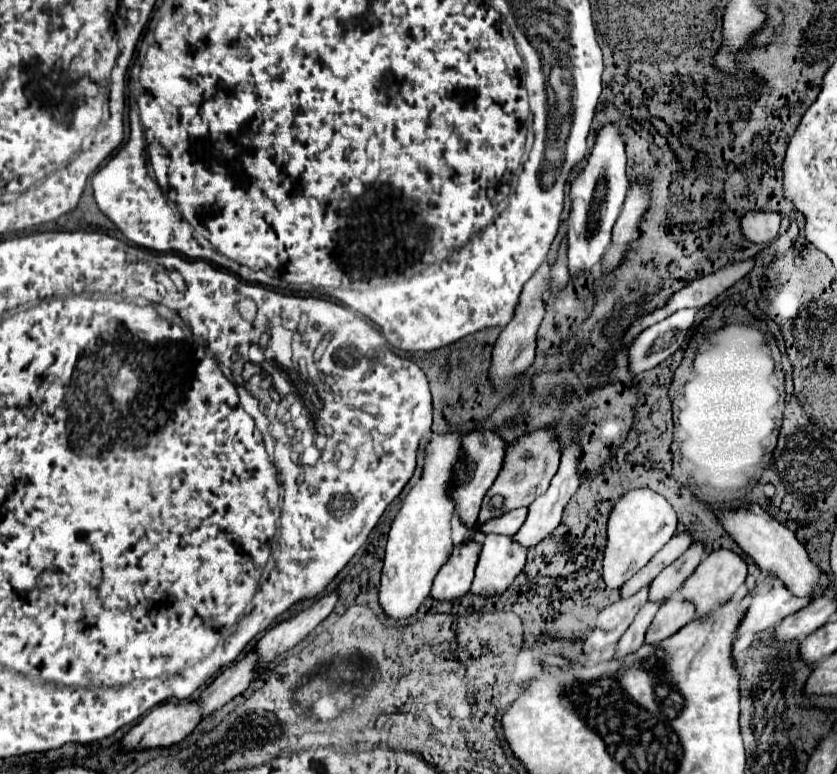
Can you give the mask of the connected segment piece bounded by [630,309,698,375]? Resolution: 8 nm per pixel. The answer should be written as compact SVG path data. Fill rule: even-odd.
M680 309L664 321L642 331L630 347L630 371L634 375L656 367L684 343L698 309Z

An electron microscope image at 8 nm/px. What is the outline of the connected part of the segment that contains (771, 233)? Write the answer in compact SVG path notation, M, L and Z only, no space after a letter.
M748 211L740 219L740 227L752 243L772 243L778 237L781 219L780 212Z

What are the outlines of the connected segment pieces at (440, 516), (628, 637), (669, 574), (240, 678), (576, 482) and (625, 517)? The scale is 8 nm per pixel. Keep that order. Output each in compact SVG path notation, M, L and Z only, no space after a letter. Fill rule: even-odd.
M456 431L434 435L424 457L424 471L414 489L408 493L402 509L398 511L392 529L388 533L382 583L380 583L380 607L392 621L410 619L418 613L420 605L428 599L430 587L442 563L450 557L454 547L450 539L450 523L454 517L454 503L450 503L446 489L452 483L452 465L460 453L460 439Z
M646 603L646 605L638 611L638 615L636 615L634 621L632 621L632 625L626 629L626 633L622 635L622 639L620 639L618 645L616 645L616 655L614 655L616 659L626 657L626 655L638 651L638 647L642 647L646 629L650 627L650 623L652 623L658 607L660 607L658 603Z
M694 543L684 551L682 557L678 557L672 565L668 565L652 583L650 583L650 595L648 601L668 601L682 585L684 581L694 573L698 563L702 561L702 545Z
M250 651L244 659L236 661L234 665L230 665L228 669L224 669L204 691L202 695L196 699L200 711L202 711L202 719L210 717L212 713L216 713L218 709L222 709L228 701L232 701L234 697L242 695L252 679L252 667L254 667L256 655L254 651Z
M570 445L564 449L562 453L562 459L560 459L560 467L558 467L558 473L554 475L548 491L544 495L540 495L528 509L528 517L526 517L526 523L520 527L520 531L514 535L514 543L522 543L522 549L530 551L532 547L536 547L544 537L548 537L558 525L560 525L560 519L562 519L562 513L564 513L564 507L568 505L568 501L572 499L572 495L578 491L580 487L580 477L576 473L576 465L578 465L578 459L580 459L580 447L578 445Z
M650 489L628 491L612 509L608 521L608 545L604 551L604 581L608 589L620 589L634 573L638 573L674 535L676 513L672 505Z

